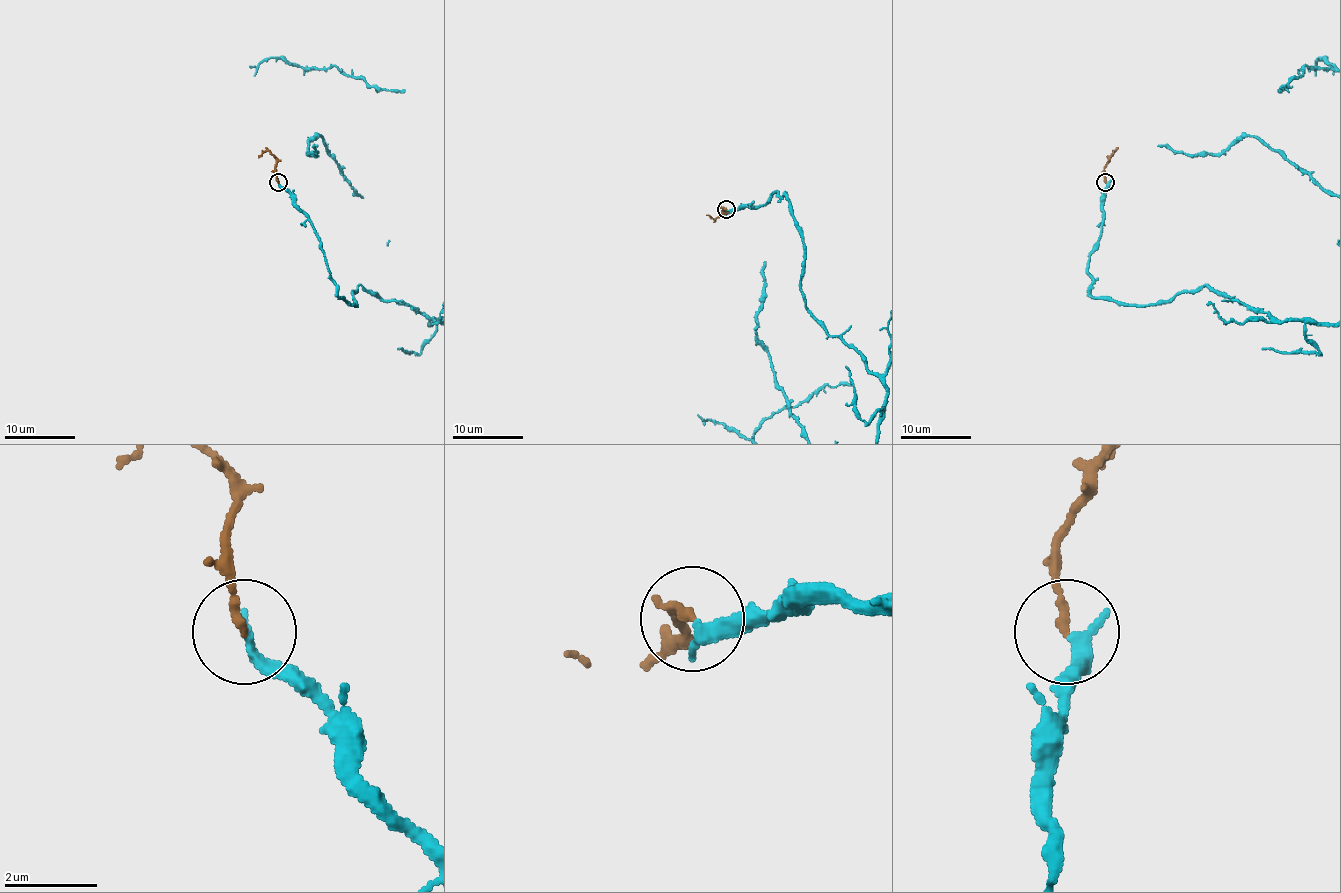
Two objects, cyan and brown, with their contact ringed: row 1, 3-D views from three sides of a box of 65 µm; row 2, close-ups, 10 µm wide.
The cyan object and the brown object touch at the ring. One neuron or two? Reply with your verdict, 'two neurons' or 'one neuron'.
one neuron

